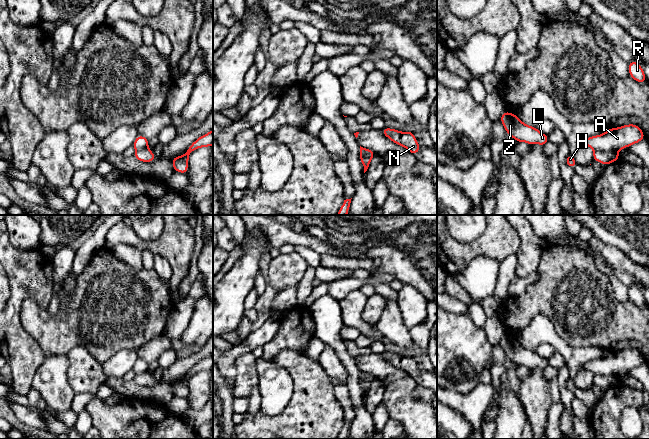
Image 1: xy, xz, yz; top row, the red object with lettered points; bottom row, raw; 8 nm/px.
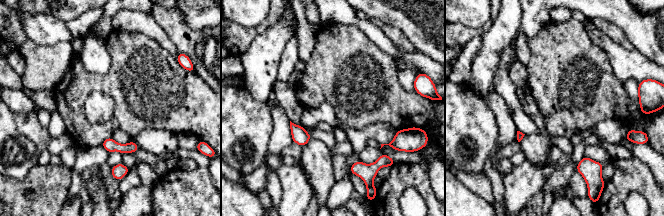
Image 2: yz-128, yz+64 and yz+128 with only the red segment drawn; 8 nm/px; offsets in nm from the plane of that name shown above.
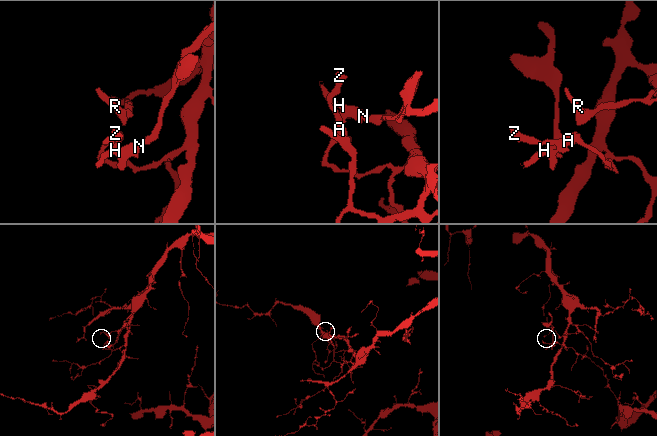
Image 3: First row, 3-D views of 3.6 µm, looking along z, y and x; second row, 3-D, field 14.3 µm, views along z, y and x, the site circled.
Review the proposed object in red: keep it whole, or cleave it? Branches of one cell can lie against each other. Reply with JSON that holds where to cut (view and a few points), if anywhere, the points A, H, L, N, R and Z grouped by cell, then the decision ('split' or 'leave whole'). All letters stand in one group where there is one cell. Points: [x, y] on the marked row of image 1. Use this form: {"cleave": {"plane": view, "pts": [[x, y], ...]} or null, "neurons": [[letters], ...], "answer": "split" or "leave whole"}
{"cleave": {"plane": "yz", "pts": [[616, 150], [594, 151]]}, "neurons": [["A", "L", "R", "Z"], ["H", "N"]], "answer": "split"}

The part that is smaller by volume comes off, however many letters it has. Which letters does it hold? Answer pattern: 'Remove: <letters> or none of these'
Remove: H, N

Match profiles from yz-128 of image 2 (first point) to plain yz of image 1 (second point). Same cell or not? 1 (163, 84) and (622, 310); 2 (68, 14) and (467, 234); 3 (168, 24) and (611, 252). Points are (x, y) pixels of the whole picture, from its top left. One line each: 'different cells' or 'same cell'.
1: same cell
2: different cells
3: same cell

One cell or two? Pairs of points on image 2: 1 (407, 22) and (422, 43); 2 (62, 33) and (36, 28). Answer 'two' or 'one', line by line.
1: one
2: one

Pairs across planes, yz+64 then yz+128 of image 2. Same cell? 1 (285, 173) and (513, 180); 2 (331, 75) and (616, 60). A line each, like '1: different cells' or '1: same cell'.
1: same cell
2: different cells

